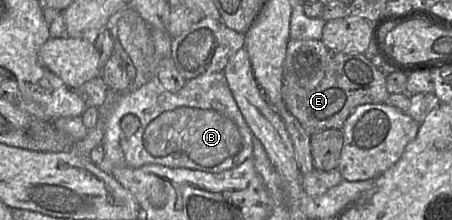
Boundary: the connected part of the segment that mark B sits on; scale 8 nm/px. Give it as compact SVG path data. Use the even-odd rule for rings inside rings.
M223 72L188 80L177 92L166 90L154 77L116 101L105 122L102 146L105 158L97 167L109 175L114 167L139 168L147 164L220 173L251 158L253 133Z

